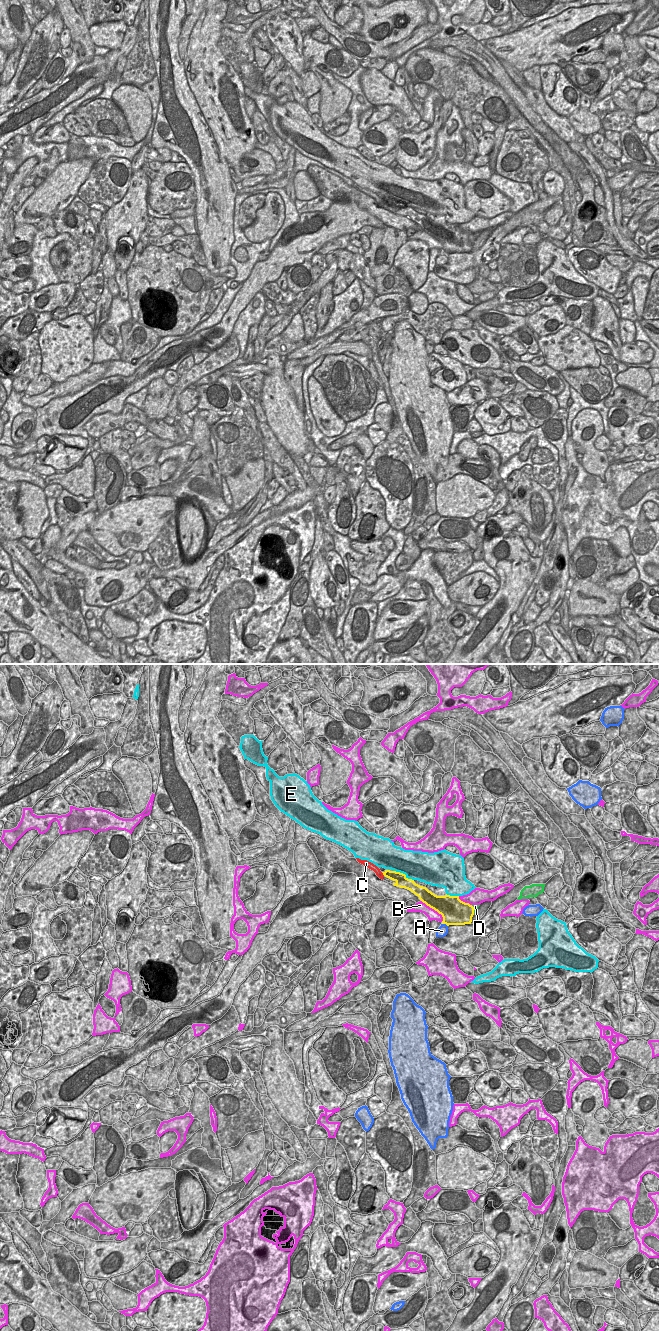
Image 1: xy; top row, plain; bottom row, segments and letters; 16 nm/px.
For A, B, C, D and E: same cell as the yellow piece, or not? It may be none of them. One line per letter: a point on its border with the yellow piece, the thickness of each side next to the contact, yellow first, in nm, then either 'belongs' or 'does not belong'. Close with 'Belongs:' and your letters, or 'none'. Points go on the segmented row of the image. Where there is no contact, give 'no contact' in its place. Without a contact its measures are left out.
A: contact xy (445, 923); calibres 420 and 170 nm; does not belong
B: contact xy (434, 909); calibres 360 and 160 nm; does not belong
C: contact xy (383, 874); calibres 160 and 100 nm; belongs
D: contact xy (474, 909); calibres 380 and 60 nm; does not belong
E: contact xy (402, 873); calibres 190 and 460 nm; does not belong
Belongs: C

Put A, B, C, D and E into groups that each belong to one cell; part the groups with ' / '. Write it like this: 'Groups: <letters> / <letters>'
Groups: A / B / C / D / E

